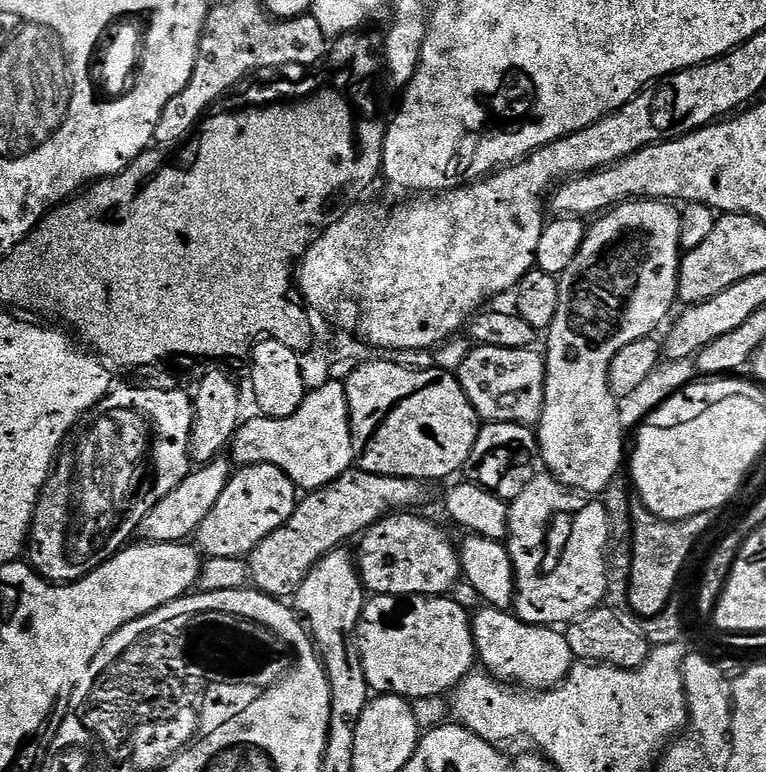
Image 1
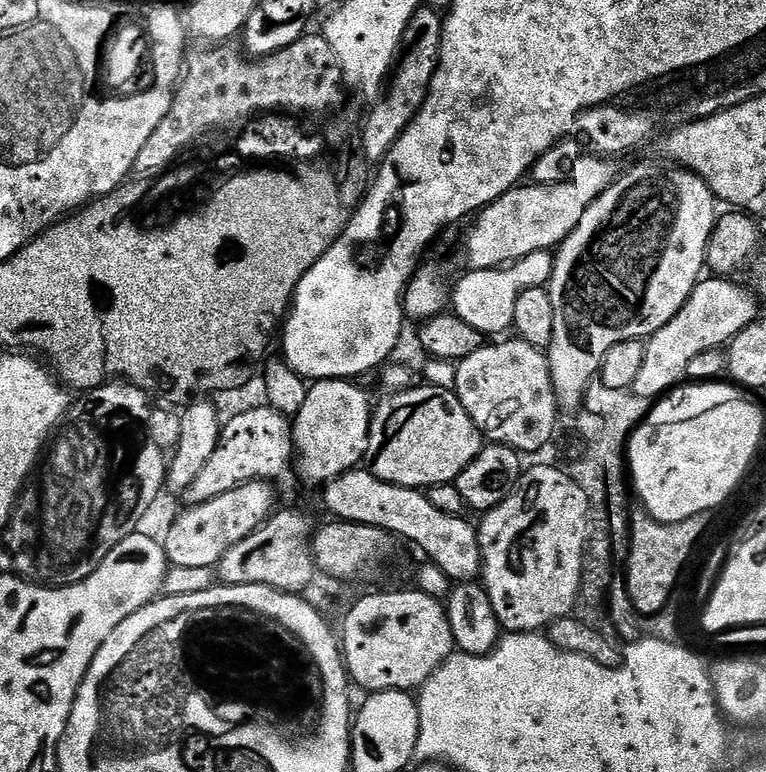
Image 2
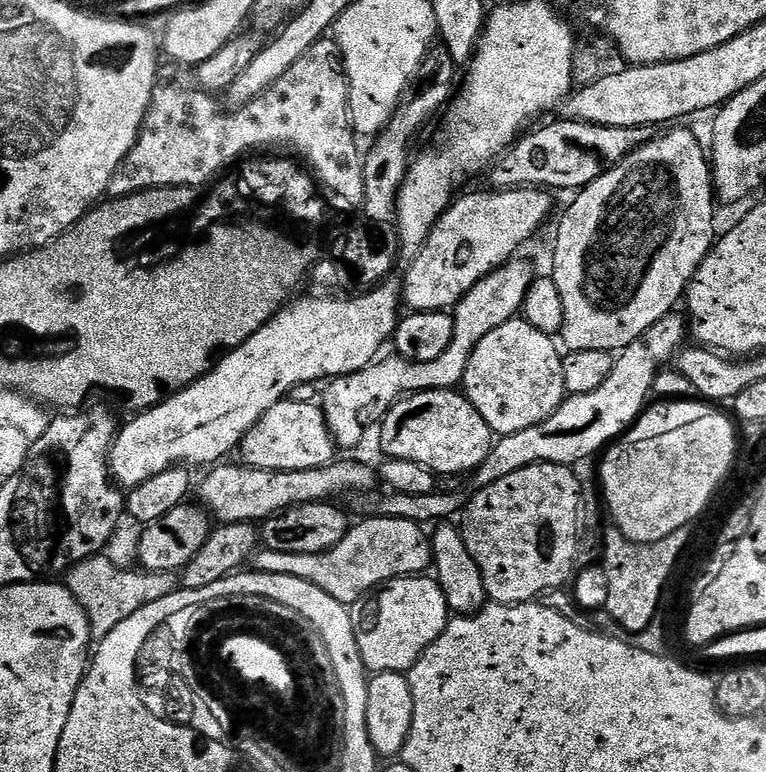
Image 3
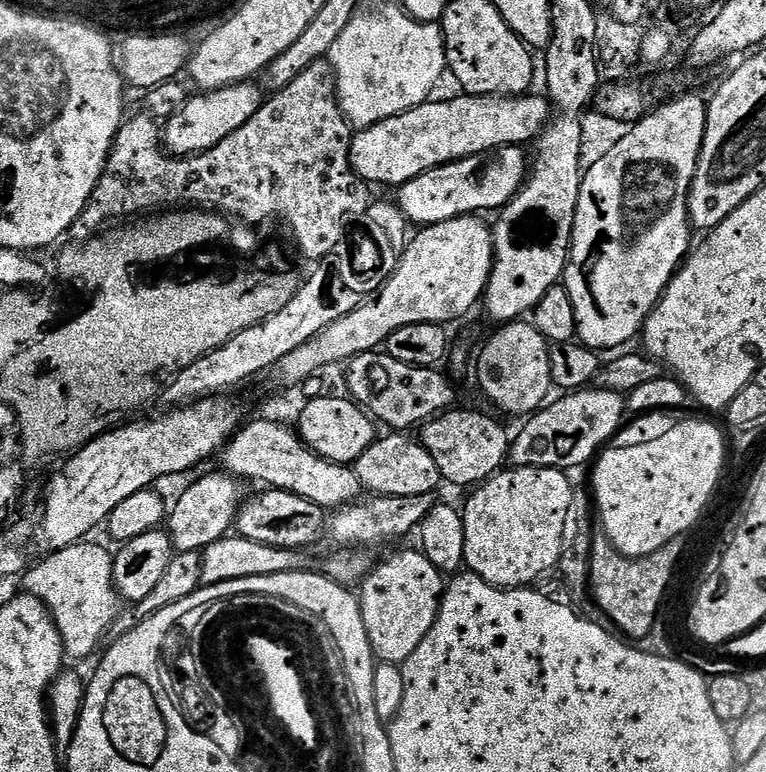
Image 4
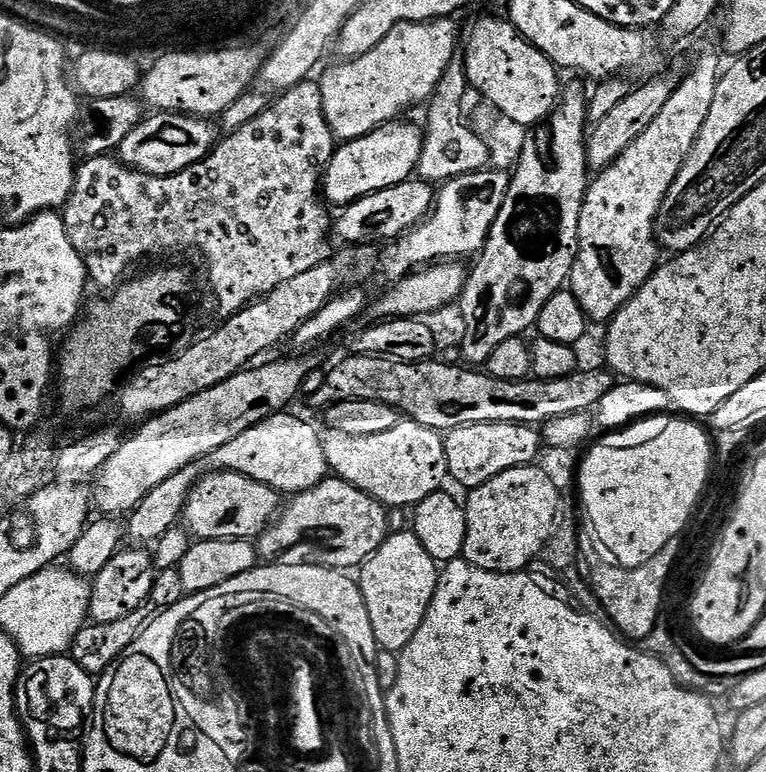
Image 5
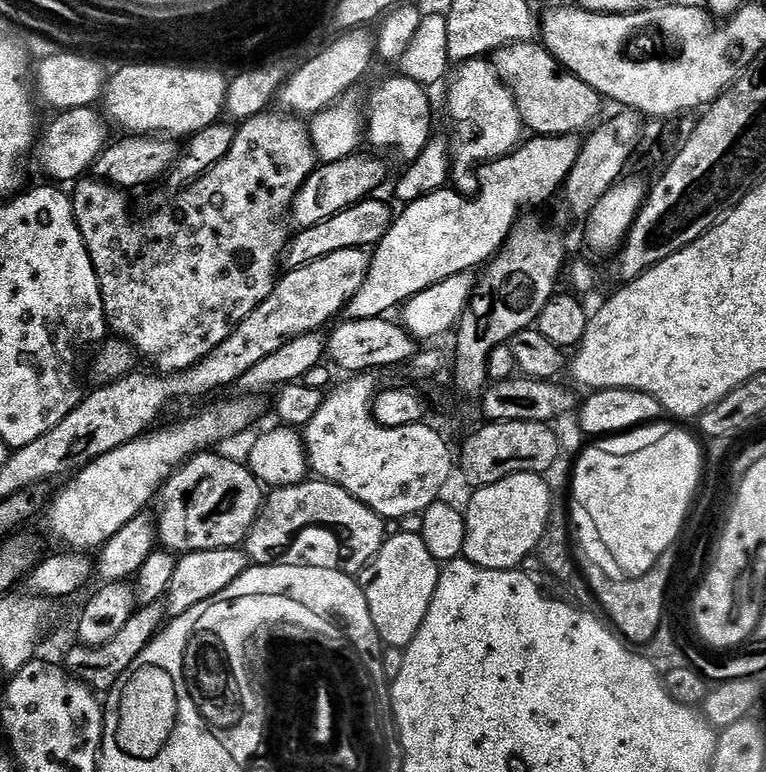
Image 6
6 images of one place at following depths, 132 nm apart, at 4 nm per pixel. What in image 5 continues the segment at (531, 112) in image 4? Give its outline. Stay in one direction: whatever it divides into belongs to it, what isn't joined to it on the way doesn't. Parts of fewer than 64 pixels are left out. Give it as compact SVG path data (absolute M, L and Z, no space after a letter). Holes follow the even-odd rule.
M397 118L357 140L345 140L332 154L322 177L322 196L329 205L353 204L362 196L386 190L403 180L413 179L422 154L424 133L418 127Z

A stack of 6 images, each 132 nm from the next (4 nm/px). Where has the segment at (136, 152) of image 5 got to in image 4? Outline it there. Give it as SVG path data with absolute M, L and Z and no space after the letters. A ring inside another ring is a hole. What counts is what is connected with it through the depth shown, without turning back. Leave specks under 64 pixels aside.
M256 82L231 84L207 94L189 95L185 104L173 116L163 121L162 143L165 149L177 158L196 156L218 146L222 138L230 138L234 130L242 130L242 126L246 126L246 122L250 122L250 118L258 114L265 99L261 85Z

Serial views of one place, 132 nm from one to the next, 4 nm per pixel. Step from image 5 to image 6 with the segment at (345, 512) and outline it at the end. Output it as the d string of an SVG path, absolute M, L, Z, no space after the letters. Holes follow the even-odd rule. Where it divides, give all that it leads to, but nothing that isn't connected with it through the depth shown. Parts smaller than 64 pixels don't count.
M308 478L303 484L291 484L267 493L243 540L242 549L252 564L318 566L322 570L356 574L372 563L384 544L384 527L384 517L355 500L337 484Z

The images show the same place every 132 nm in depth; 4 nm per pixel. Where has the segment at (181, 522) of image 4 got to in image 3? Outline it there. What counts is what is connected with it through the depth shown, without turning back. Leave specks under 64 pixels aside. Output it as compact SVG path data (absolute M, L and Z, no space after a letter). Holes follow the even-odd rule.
M339 459L328 464L326 467L315 468L314 470L302 471L264 471L257 468L249 468L245 464L238 466L226 466L227 464L215 465L211 472L204 480L200 494L201 503L205 509L223 524L239 524L263 522L272 519L283 511L288 511L291 507L302 504L323 503L336 497L348 490L350 492L360 492L356 494L366 494L364 492L372 489L378 484L378 474L375 467L370 467L362 462Z

